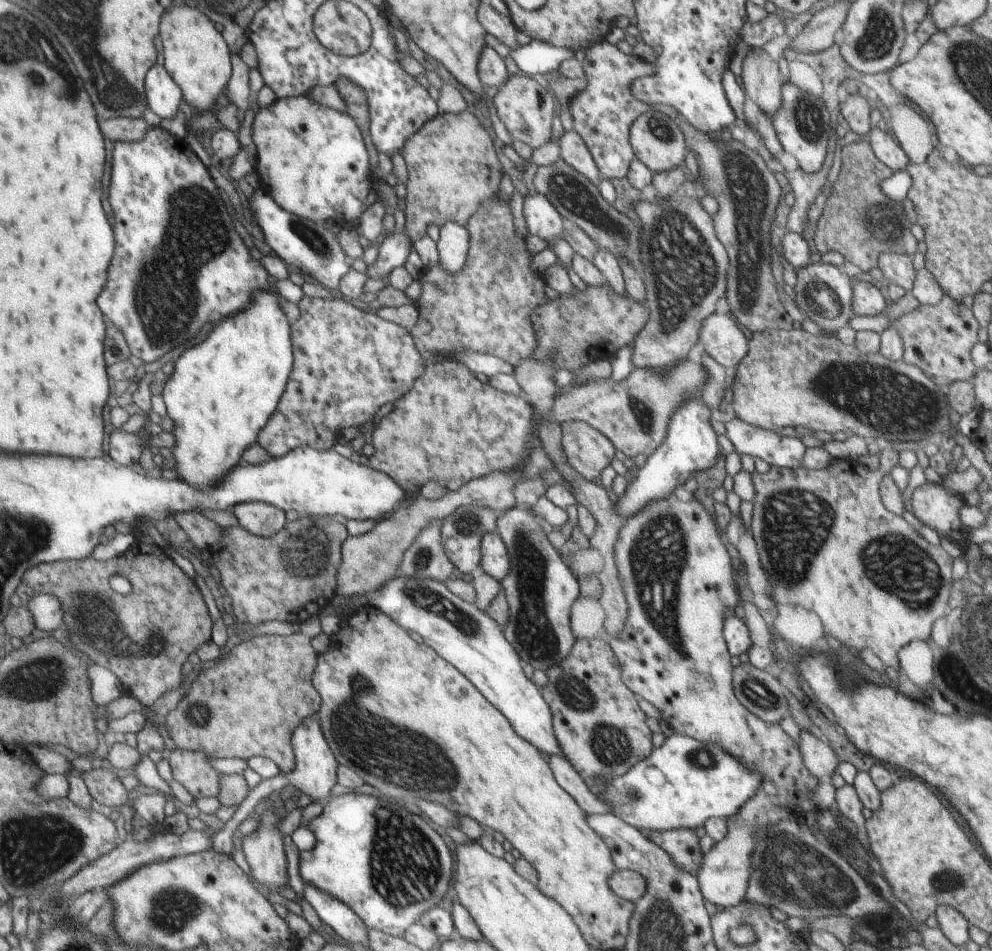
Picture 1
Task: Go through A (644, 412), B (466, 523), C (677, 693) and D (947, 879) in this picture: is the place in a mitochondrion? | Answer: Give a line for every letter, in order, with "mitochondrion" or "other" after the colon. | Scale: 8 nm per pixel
A: mitochondrion
B: mitochondrion
C: other
D: mitochondrion

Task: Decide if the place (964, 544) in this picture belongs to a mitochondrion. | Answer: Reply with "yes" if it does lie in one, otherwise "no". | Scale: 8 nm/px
no

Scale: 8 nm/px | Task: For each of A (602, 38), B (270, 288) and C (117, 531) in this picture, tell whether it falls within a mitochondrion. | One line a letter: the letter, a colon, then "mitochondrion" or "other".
A: other
B: other
C: other

